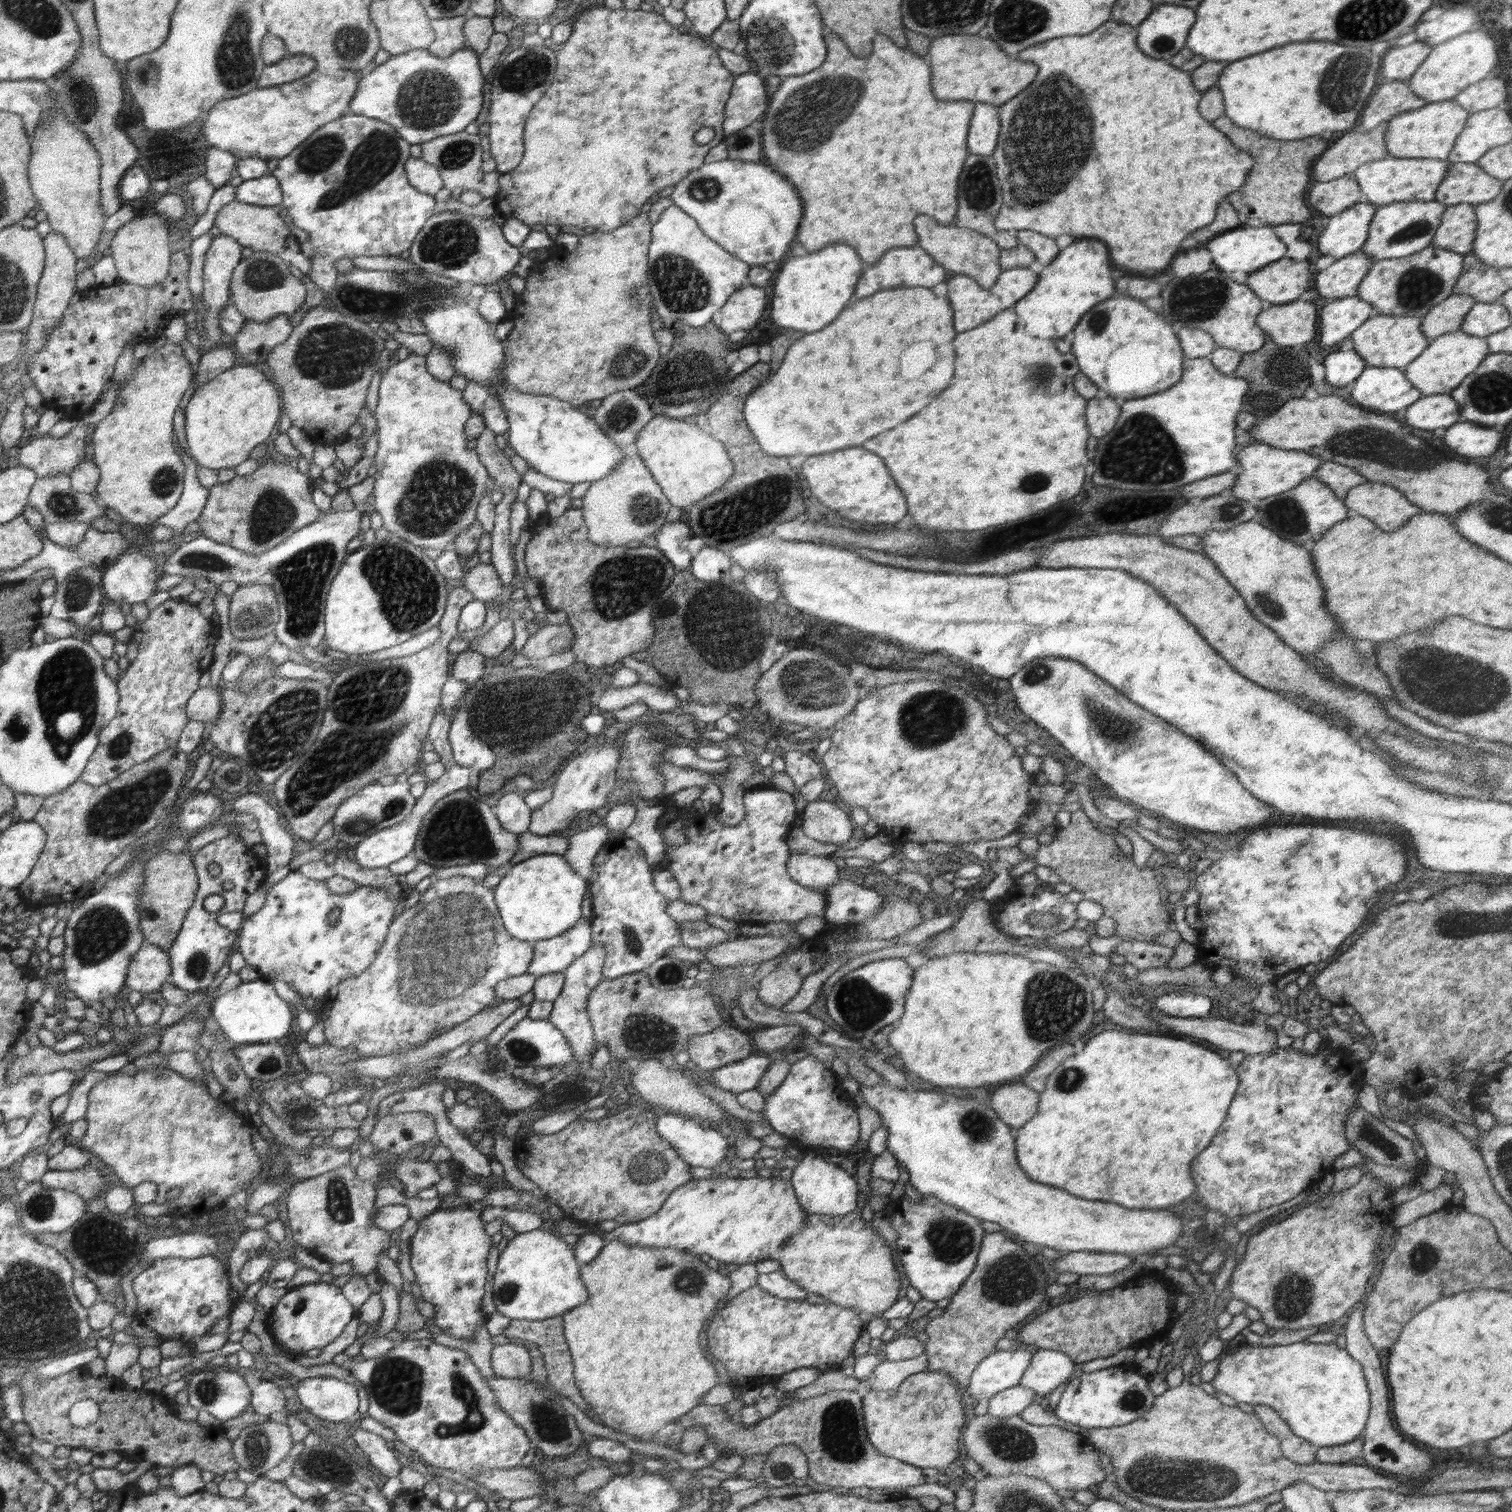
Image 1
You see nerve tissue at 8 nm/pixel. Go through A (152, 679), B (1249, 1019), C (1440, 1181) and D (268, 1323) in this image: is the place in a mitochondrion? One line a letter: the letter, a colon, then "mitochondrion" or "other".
A: other
B: other
C: other
D: other

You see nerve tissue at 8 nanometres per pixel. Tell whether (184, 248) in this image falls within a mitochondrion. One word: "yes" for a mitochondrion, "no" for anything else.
no

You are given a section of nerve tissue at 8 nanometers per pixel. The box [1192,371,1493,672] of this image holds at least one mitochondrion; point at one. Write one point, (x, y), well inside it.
(1373, 443)

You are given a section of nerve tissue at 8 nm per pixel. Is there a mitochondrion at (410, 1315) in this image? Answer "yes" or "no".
no

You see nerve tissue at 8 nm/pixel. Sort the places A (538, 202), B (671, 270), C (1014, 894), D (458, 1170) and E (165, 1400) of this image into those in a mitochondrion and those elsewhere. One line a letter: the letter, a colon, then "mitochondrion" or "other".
A: other
B: mitochondrion
C: other
D: other
E: other

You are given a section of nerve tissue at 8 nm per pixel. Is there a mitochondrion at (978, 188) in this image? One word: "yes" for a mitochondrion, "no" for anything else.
yes

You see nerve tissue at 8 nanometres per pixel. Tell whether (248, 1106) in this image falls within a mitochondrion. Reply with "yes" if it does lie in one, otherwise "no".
no

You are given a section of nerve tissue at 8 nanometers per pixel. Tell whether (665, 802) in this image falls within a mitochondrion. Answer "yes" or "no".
no

